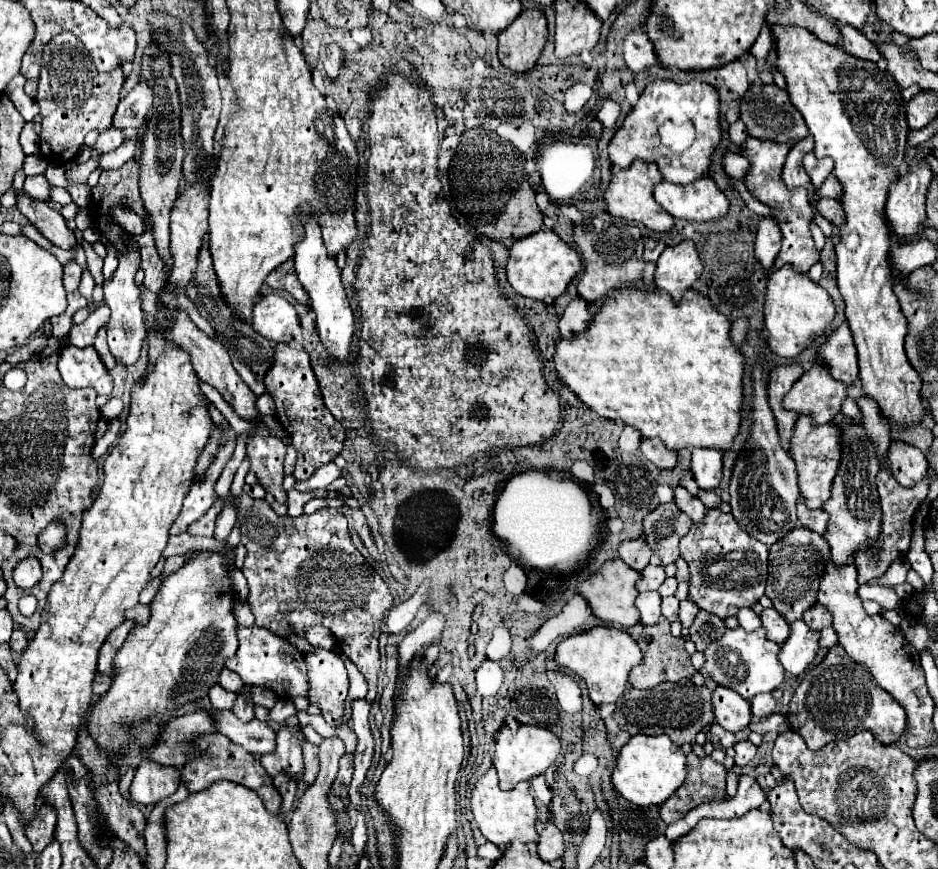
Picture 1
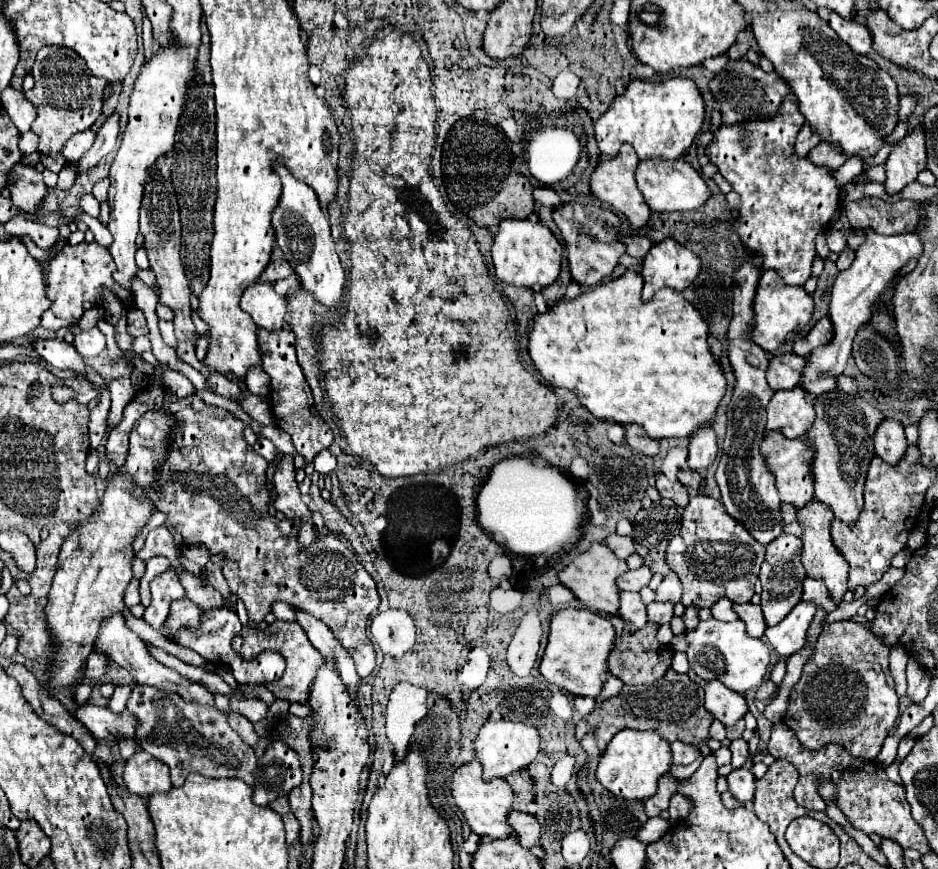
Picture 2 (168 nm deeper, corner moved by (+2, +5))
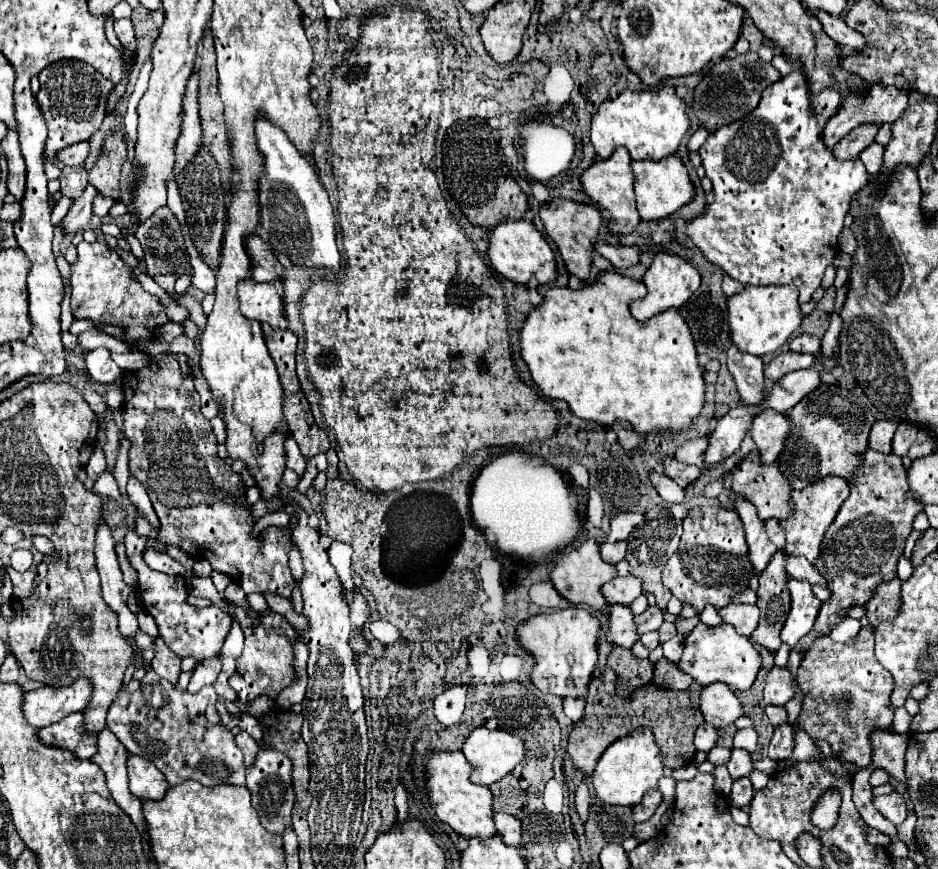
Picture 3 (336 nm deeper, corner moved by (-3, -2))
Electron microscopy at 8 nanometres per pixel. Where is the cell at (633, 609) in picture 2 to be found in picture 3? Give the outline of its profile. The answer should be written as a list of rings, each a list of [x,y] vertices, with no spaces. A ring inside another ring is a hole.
[[[611,605],[611,615],[609,615],[609,627],[611,631],[607,633],[607,641],[621,645],[621,647],[633,647],[641,635],[637,633],[635,625],[635,615],[629,605]]]

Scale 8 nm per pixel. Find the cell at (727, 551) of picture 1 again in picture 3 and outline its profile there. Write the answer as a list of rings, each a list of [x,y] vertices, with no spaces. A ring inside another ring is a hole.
[[[695,507],[683,519],[683,535],[679,549],[663,567],[663,585],[681,601],[691,605],[697,613],[705,605],[723,609],[733,603],[733,597],[749,587],[755,569],[749,561],[749,549],[741,519],[735,511],[725,507]]]

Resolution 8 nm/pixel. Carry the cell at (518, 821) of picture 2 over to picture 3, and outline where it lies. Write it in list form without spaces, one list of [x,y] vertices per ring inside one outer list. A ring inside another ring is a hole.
[[[495,813],[495,825],[499,835],[503,837],[505,845],[511,847],[521,847],[523,845],[523,833],[521,833],[521,821],[515,819],[513,815],[507,813]]]

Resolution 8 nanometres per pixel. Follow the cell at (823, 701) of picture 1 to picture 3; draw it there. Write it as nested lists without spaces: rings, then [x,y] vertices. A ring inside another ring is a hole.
[[[869,627],[859,631],[853,645],[835,643],[831,637],[821,637],[817,639],[817,645],[805,653],[797,673],[799,685],[805,693],[797,727],[815,741],[827,741],[839,759],[855,765],[857,769],[867,769],[871,765],[871,733],[877,729],[889,731],[895,711],[891,705],[893,677],[883,665],[877,663],[873,647],[875,641]]]

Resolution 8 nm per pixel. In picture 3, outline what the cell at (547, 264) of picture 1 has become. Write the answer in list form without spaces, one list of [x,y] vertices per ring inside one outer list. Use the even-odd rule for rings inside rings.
[[[521,219],[521,221],[505,221],[497,225],[491,231],[491,241],[489,241],[489,261],[491,267],[501,273],[505,279],[519,283],[519,285],[529,285],[529,281],[535,281],[537,285],[547,285],[557,279],[557,261],[555,253],[545,241],[545,237],[535,229],[533,223]]]

